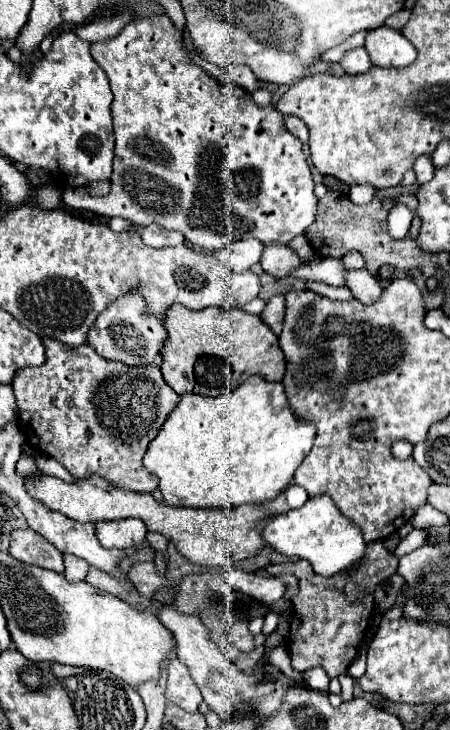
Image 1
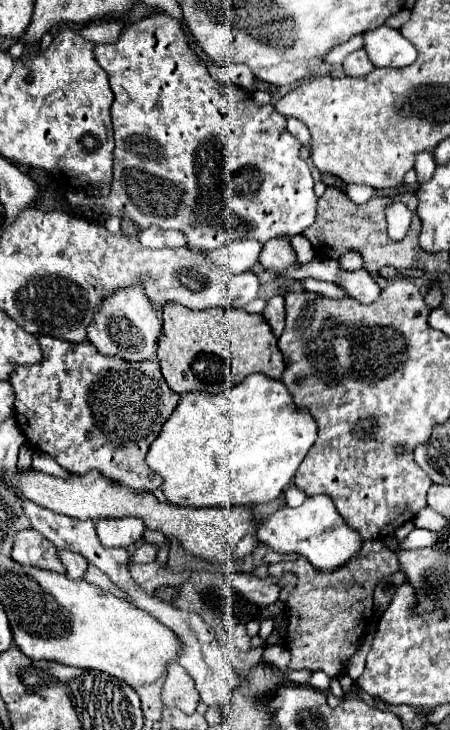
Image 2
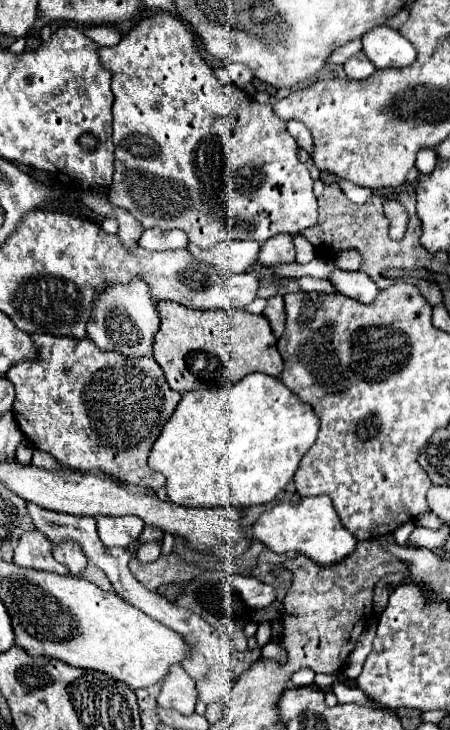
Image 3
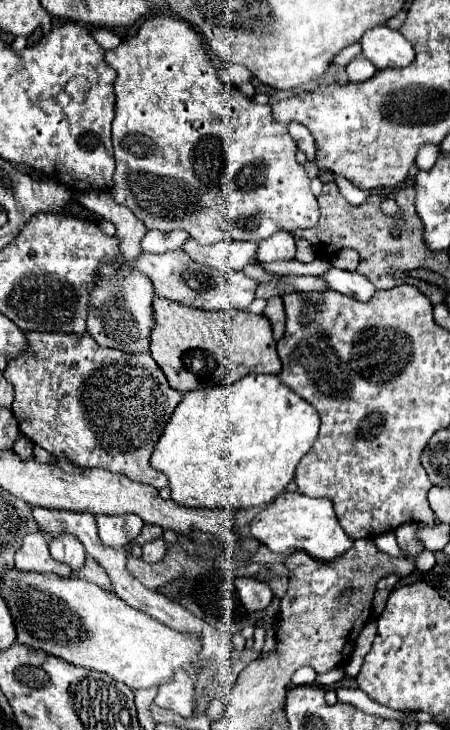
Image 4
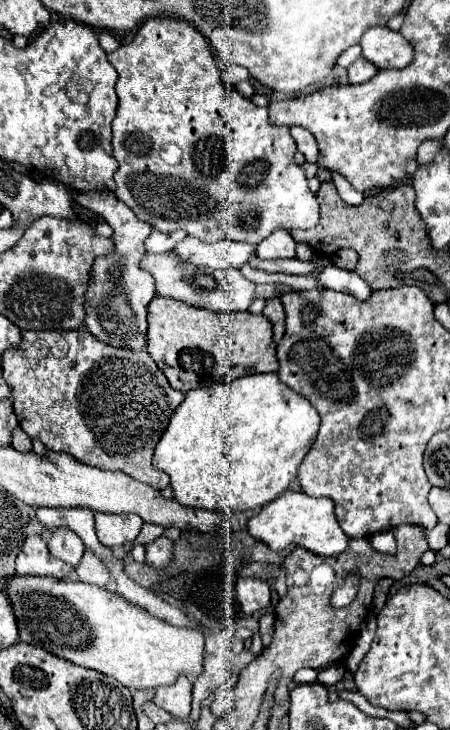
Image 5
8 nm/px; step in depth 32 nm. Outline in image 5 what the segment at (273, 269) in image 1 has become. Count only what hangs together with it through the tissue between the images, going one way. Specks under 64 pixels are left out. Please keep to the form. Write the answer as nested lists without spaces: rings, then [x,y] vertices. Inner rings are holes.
[[[276,230],[268,240],[262,240],[256,248],[256,256],[260,260],[276,260],[276,258],[294,258],[296,256],[296,242],[286,230]]]

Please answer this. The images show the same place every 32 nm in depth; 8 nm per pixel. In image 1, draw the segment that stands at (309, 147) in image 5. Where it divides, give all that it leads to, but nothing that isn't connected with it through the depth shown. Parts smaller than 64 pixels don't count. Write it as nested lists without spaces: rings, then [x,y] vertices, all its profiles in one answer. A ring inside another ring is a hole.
[[[282,116],[282,120],[284,120],[284,126],[286,126],[296,138],[300,138],[302,142],[308,142],[308,128],[306,128],[306,124],[304,124],[300,118]]]

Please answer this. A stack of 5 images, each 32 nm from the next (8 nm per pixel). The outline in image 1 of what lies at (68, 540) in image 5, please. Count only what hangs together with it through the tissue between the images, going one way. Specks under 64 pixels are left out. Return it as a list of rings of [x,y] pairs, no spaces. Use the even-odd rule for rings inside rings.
[[[64,554],[64,576],[68,582],[82,582],[90,570],[88,562],[86,560],[80,560],[78,556],[72,556],[72,554]]]

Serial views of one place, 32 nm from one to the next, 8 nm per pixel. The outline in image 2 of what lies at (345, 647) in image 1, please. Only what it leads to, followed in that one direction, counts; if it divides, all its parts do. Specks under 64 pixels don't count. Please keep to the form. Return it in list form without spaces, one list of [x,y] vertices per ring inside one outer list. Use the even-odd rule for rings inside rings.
[[[374,540],[364,542],[358,558],[330,576],[314,570],[304,558],[284,562],[282,568],[284,572],[294,572],[298,578],[294,592],[286,600],[290,610],[286,642],[292,656],[290,670],[324,670],[330,678],[342,674],[372,620],[374,586],[400,568],[396,554],[380,544],[380,540]]]

